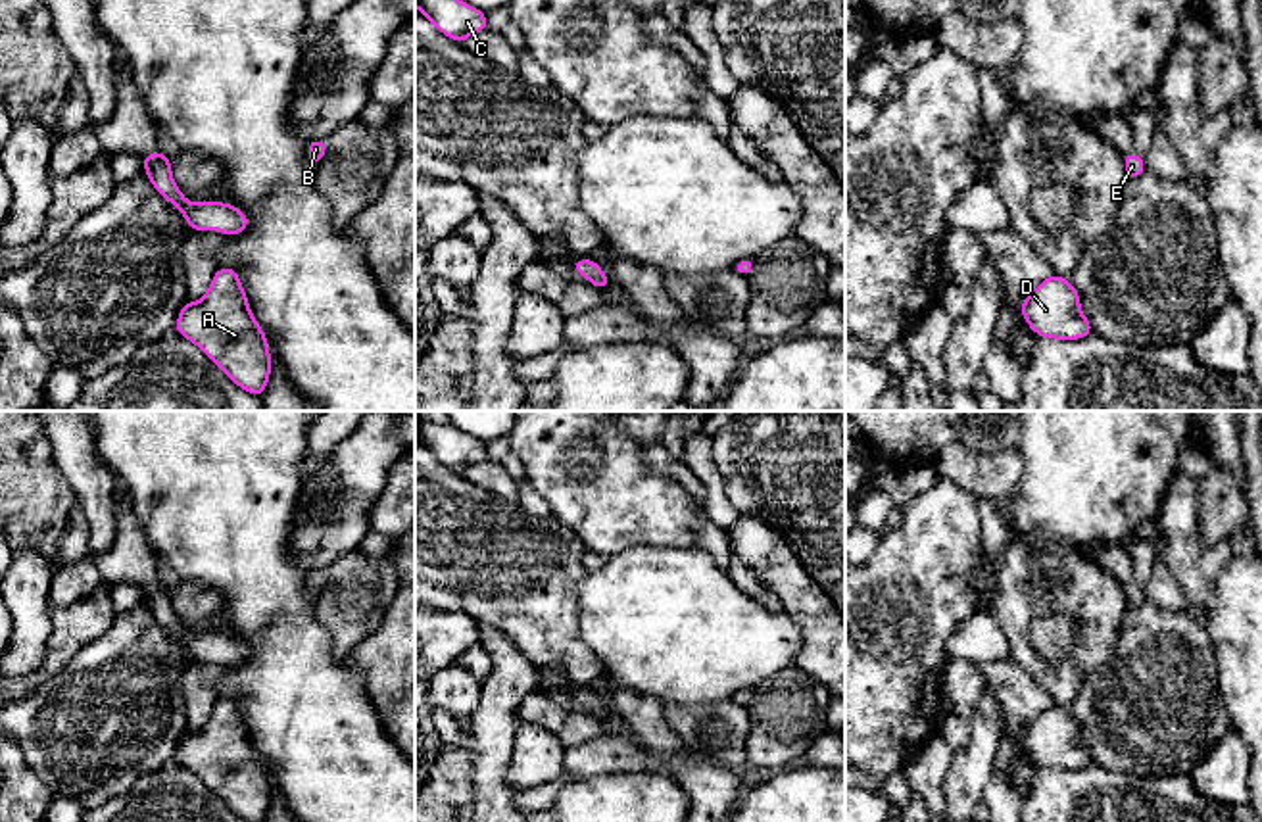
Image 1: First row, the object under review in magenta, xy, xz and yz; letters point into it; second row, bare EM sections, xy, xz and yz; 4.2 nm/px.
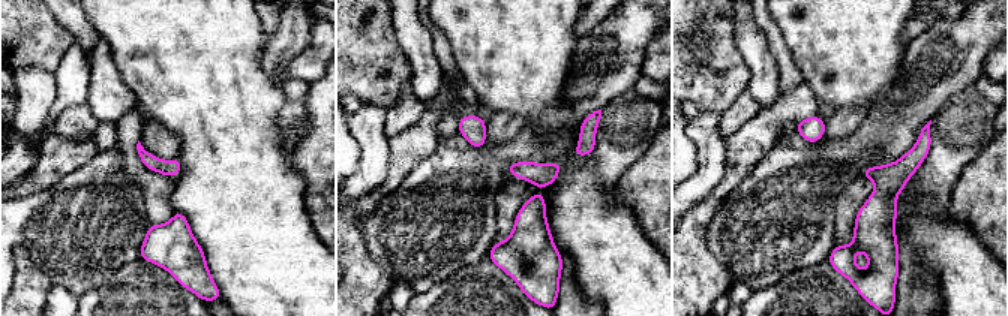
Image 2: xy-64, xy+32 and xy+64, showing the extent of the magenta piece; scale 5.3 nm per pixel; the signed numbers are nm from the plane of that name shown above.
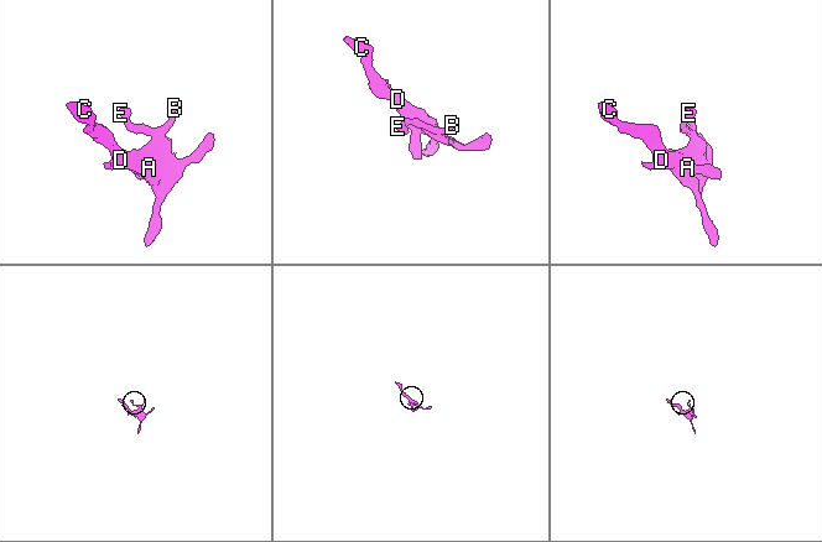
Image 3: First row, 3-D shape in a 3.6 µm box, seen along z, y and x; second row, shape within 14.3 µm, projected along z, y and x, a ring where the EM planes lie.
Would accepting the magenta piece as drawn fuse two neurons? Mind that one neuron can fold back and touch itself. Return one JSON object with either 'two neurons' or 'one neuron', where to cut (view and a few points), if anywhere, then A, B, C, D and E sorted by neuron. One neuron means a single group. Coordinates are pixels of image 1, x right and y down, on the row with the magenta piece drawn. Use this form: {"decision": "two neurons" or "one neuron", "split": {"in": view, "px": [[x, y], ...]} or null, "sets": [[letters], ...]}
{"decision": "one neuron", "split": null, "sets": [["A", "B", "C", "D", "E"]]}

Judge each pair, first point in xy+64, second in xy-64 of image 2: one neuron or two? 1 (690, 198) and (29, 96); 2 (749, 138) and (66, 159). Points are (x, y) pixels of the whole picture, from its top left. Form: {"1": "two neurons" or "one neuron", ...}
{"1": "one neuron", "2": "one neuron"}

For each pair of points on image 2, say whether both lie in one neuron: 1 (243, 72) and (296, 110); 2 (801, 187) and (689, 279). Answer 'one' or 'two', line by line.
1: two
2: two

